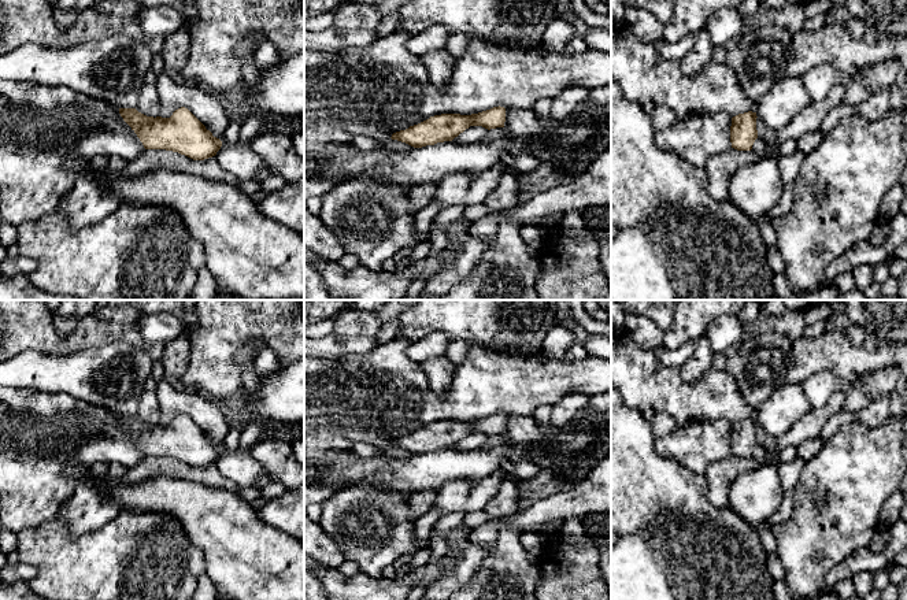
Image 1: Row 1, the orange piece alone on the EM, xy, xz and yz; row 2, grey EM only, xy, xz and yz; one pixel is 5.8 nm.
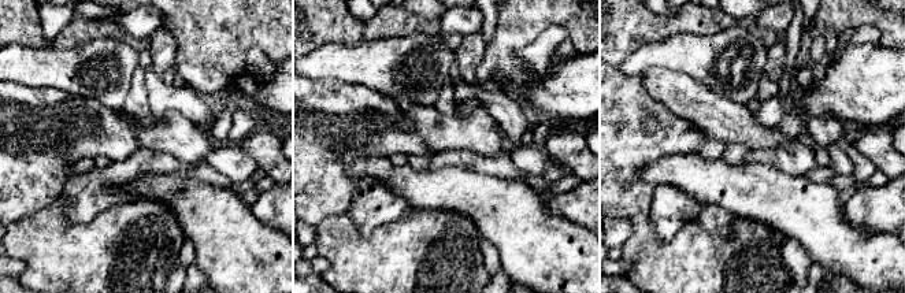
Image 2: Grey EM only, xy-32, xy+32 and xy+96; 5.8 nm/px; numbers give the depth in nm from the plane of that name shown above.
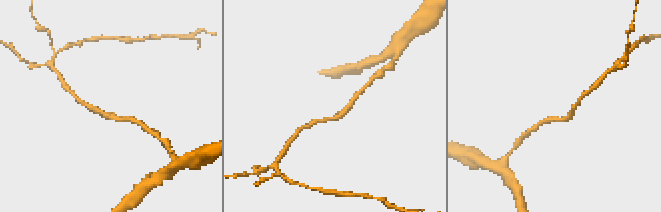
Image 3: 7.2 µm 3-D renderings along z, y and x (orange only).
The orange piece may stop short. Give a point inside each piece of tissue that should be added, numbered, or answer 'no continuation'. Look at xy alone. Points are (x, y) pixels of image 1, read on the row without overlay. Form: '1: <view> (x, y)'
no continuation

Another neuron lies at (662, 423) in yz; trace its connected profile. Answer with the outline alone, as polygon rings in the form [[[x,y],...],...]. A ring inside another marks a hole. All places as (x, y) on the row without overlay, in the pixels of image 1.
[[[655,412],[649,423],[655,438],[663,437],[675,429],[675,421],[667,412]]]

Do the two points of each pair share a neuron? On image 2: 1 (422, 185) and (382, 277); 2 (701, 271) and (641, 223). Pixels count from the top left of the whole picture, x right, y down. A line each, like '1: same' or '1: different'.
1: different
2: same

